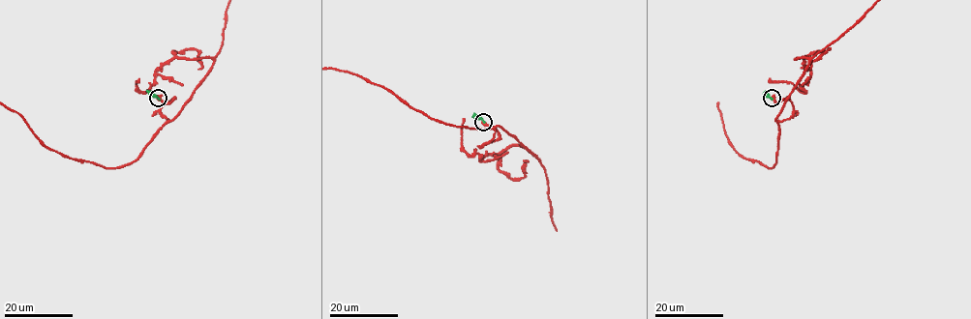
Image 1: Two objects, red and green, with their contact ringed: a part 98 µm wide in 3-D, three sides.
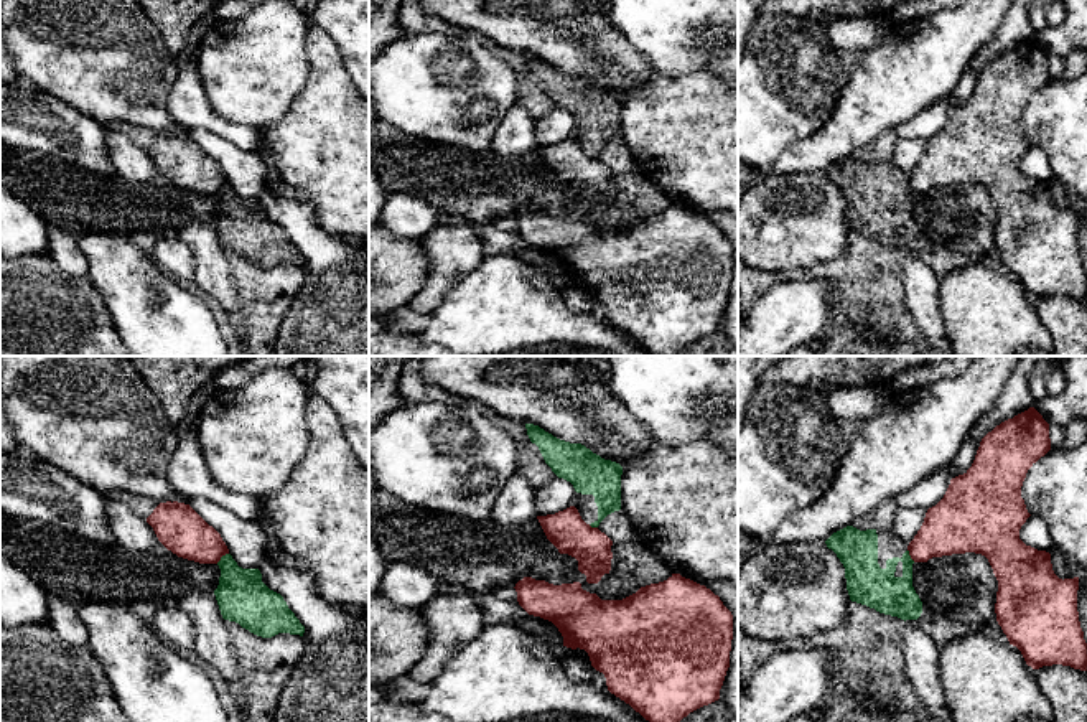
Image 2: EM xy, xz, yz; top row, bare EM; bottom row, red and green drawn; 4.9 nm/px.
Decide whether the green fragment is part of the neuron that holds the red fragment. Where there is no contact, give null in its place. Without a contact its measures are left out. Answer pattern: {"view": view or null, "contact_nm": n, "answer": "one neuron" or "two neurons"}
{"view": "xy", "contact_nm": 80, "answer": "two neurons"}

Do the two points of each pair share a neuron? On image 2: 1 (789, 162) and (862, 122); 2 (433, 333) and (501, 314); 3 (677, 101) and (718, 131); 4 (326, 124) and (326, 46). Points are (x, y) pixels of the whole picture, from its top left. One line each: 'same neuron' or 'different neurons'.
1: same neuron
2: same neuron
3: same neuron
4: same neuron

